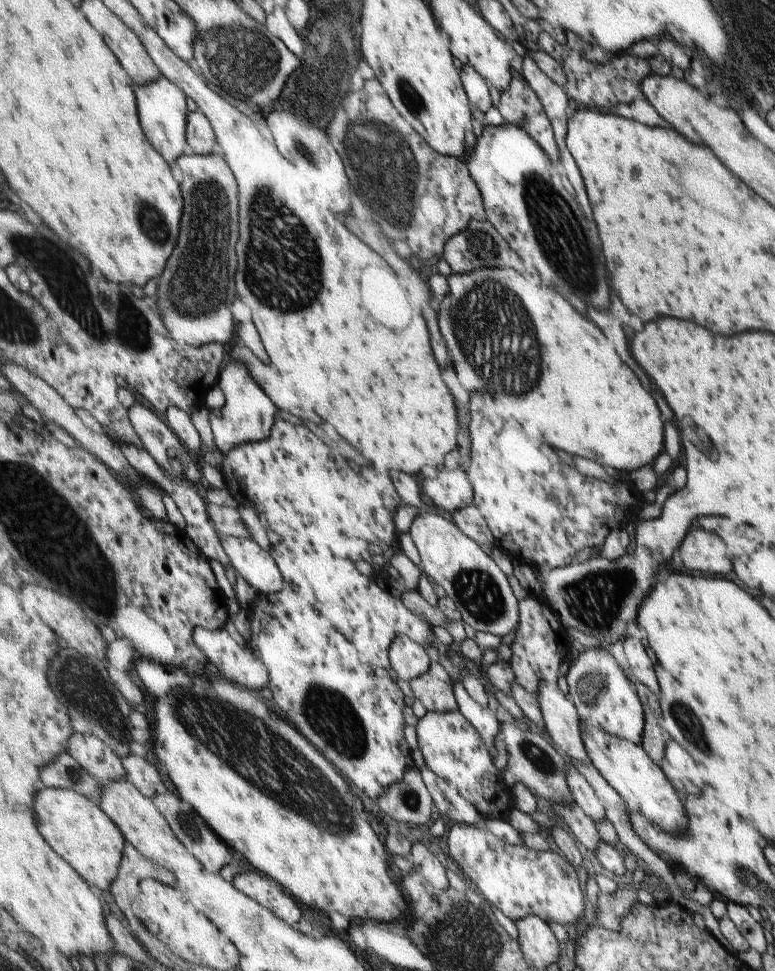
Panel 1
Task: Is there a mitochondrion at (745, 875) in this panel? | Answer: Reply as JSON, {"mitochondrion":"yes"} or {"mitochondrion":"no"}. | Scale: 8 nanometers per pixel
{"mitochondrion":"yes"}

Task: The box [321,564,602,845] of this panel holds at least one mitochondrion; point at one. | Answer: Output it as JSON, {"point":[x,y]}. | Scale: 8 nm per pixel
{"point":[479,593]}

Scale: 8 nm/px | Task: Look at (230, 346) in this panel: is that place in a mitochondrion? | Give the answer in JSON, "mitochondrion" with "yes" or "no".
{"mitochondrion":"no"}

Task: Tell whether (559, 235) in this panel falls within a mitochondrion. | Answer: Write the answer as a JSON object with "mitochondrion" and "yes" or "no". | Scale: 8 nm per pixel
{"mitochondrion":"yes"}

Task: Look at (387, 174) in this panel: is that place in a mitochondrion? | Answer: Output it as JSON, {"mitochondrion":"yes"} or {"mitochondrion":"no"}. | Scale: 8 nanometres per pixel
{"mitochondrion":"yes"}

